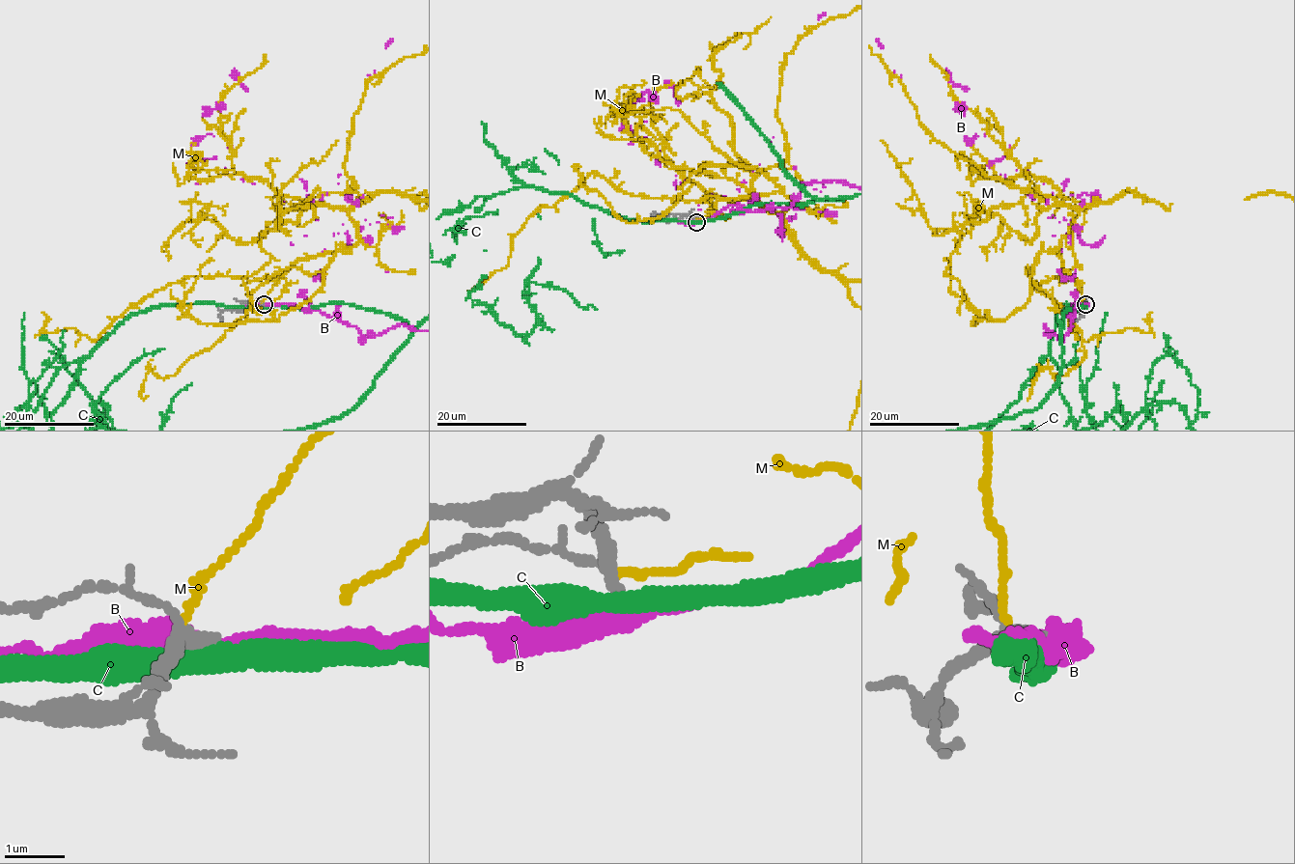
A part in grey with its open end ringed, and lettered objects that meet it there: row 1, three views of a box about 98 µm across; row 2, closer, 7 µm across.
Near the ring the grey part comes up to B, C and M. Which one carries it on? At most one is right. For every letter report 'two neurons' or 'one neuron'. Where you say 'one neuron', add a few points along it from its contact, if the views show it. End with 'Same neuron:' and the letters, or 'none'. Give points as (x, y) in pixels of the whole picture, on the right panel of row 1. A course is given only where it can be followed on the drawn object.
B: two neurons
C: two neurons
M: two neurons
Same neuron: none

